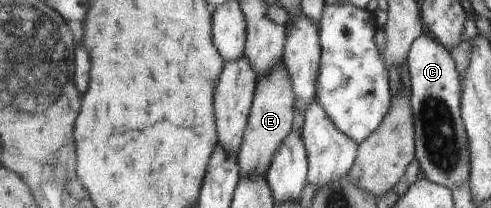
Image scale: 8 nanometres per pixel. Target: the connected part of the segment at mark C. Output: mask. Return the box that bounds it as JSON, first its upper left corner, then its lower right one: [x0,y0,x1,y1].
[406,31,470,191]

